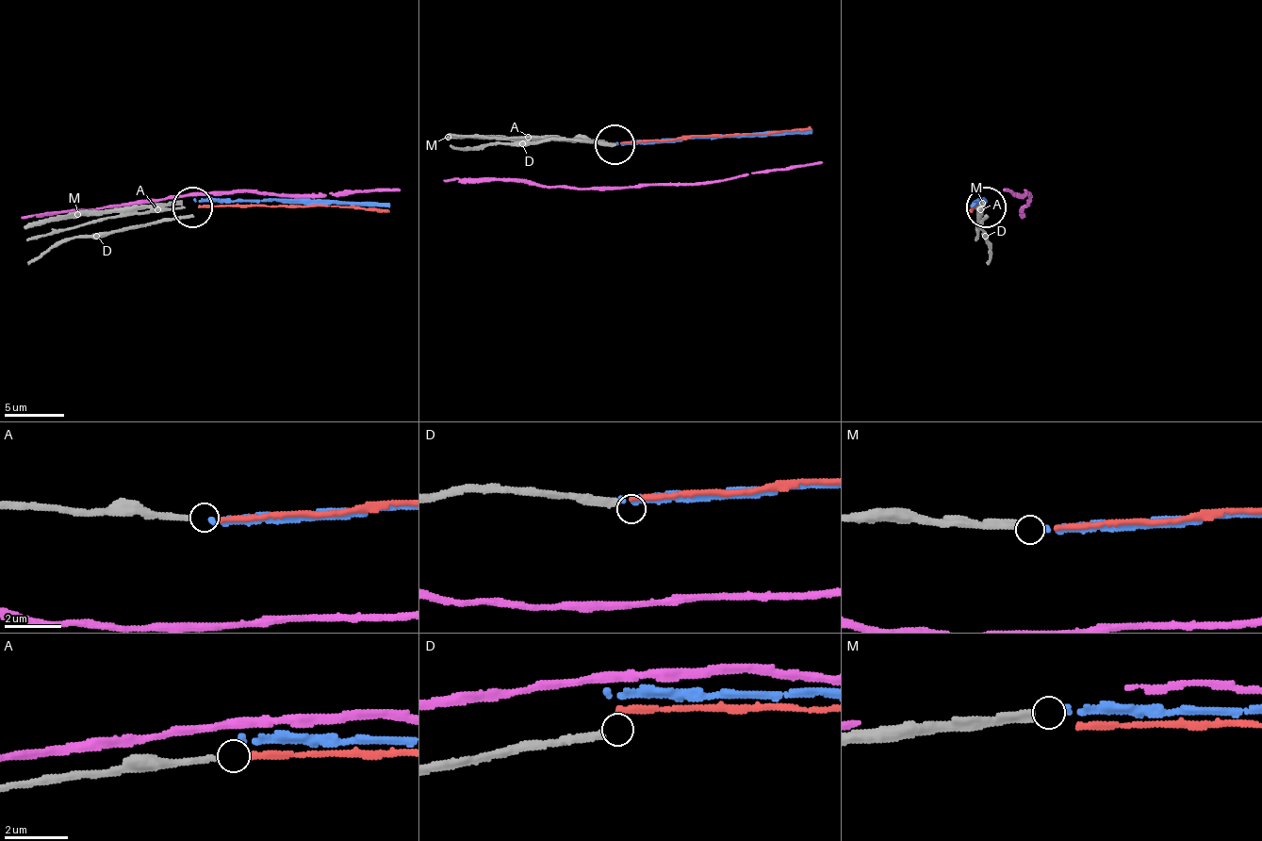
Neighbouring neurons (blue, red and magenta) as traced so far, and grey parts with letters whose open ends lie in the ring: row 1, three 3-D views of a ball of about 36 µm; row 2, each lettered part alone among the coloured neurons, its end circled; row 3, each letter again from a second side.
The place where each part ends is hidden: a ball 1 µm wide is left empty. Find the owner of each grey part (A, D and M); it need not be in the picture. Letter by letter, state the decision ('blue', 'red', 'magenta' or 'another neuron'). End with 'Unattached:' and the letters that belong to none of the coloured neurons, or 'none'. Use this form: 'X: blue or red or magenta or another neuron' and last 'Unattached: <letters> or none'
A: red
D: another neuron
M: blue
Unattached: D

